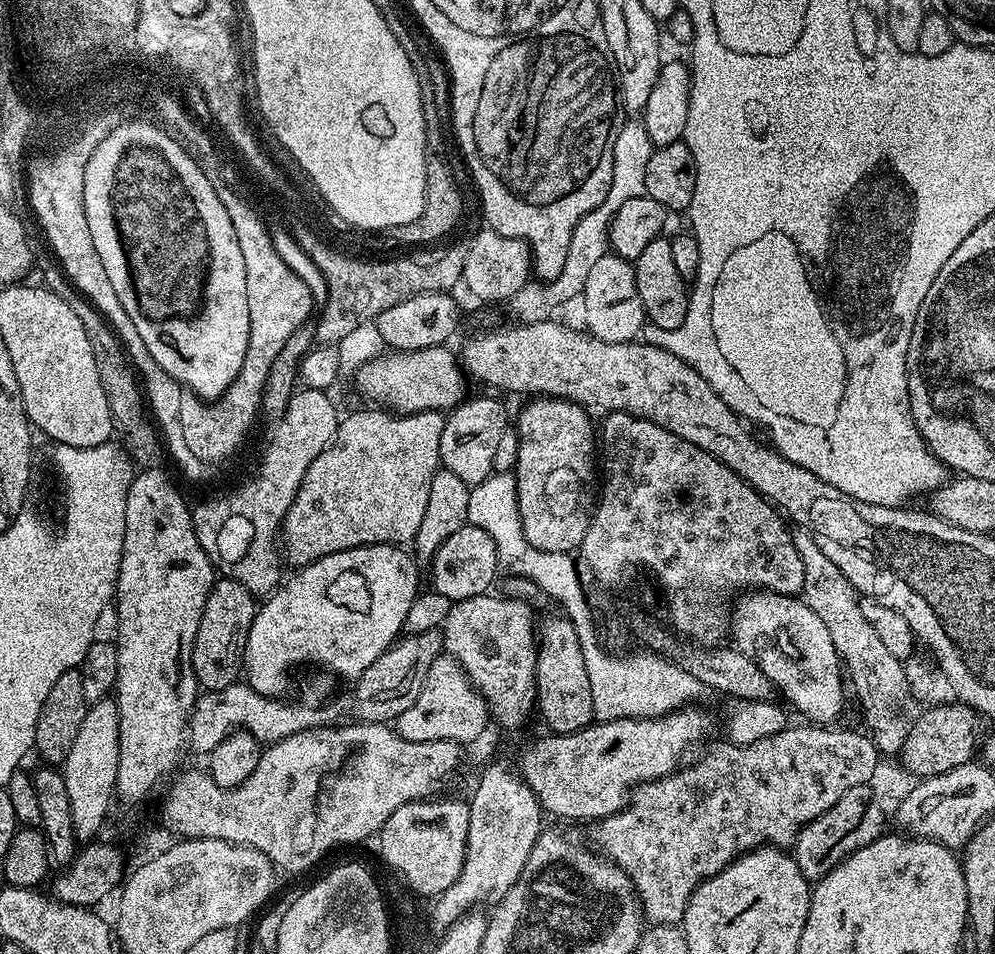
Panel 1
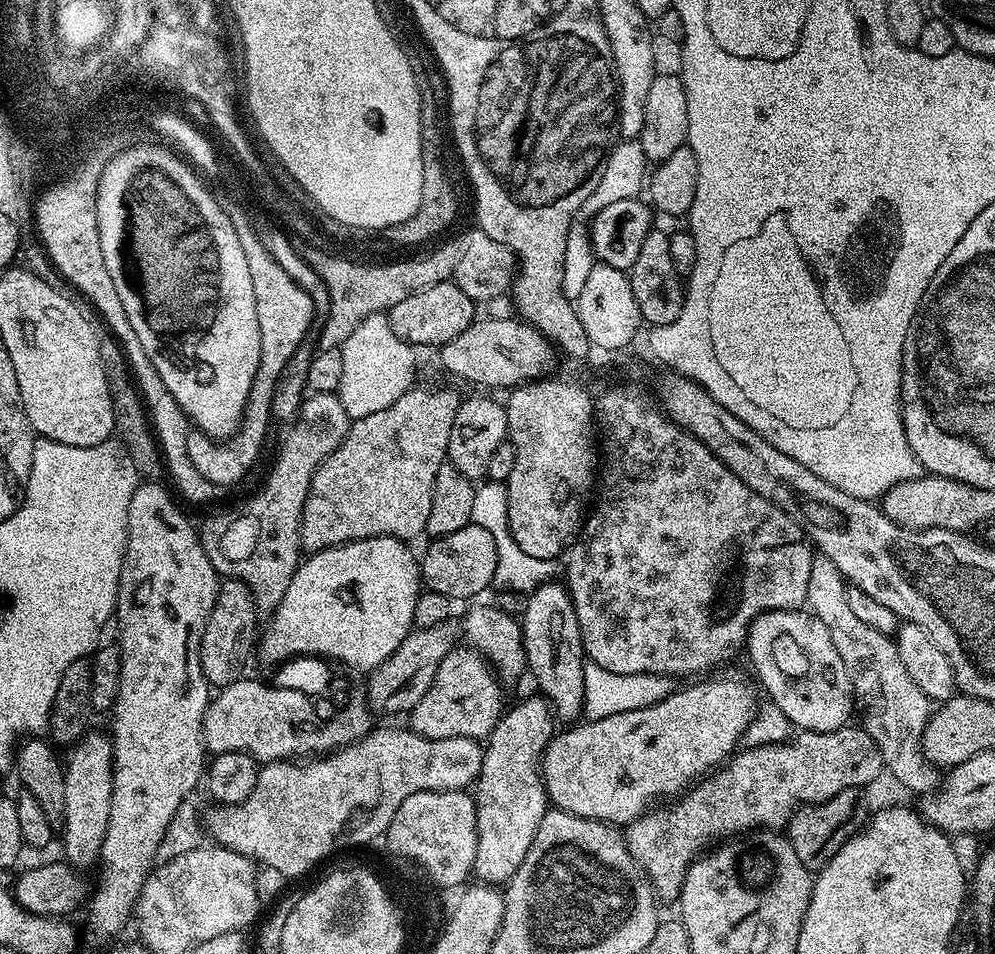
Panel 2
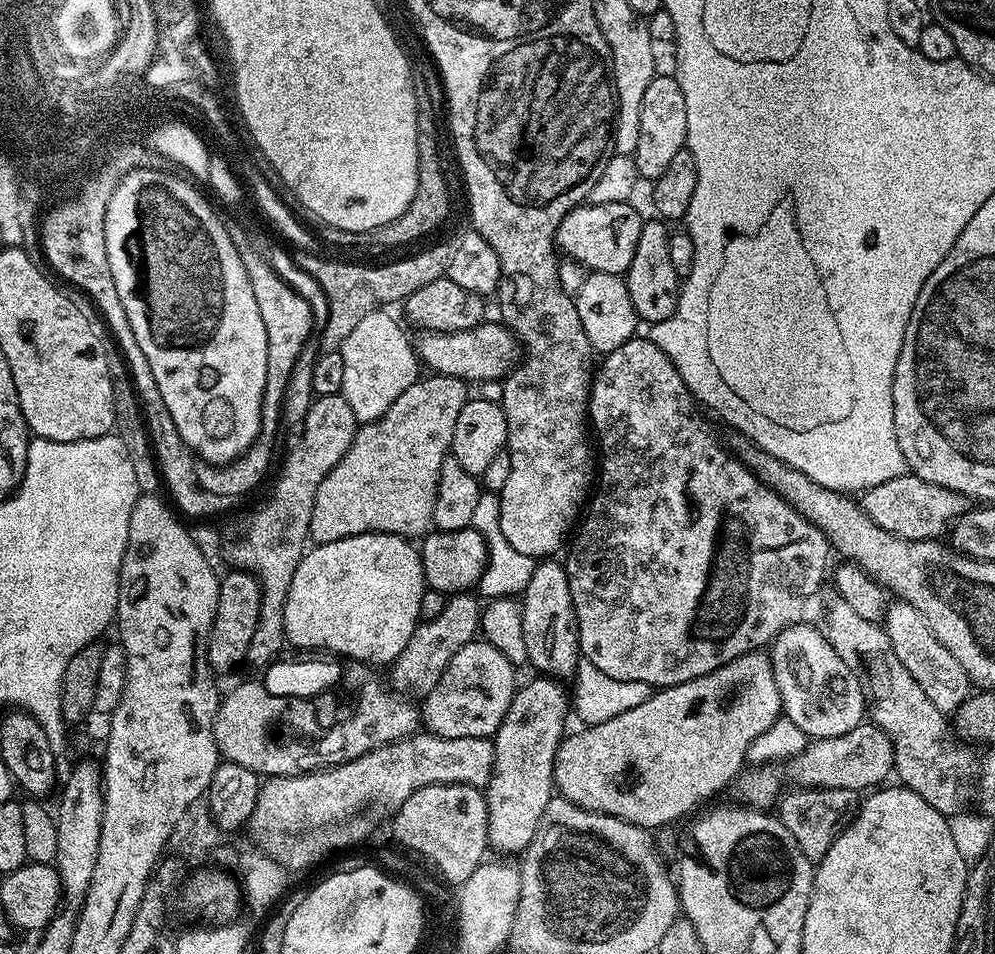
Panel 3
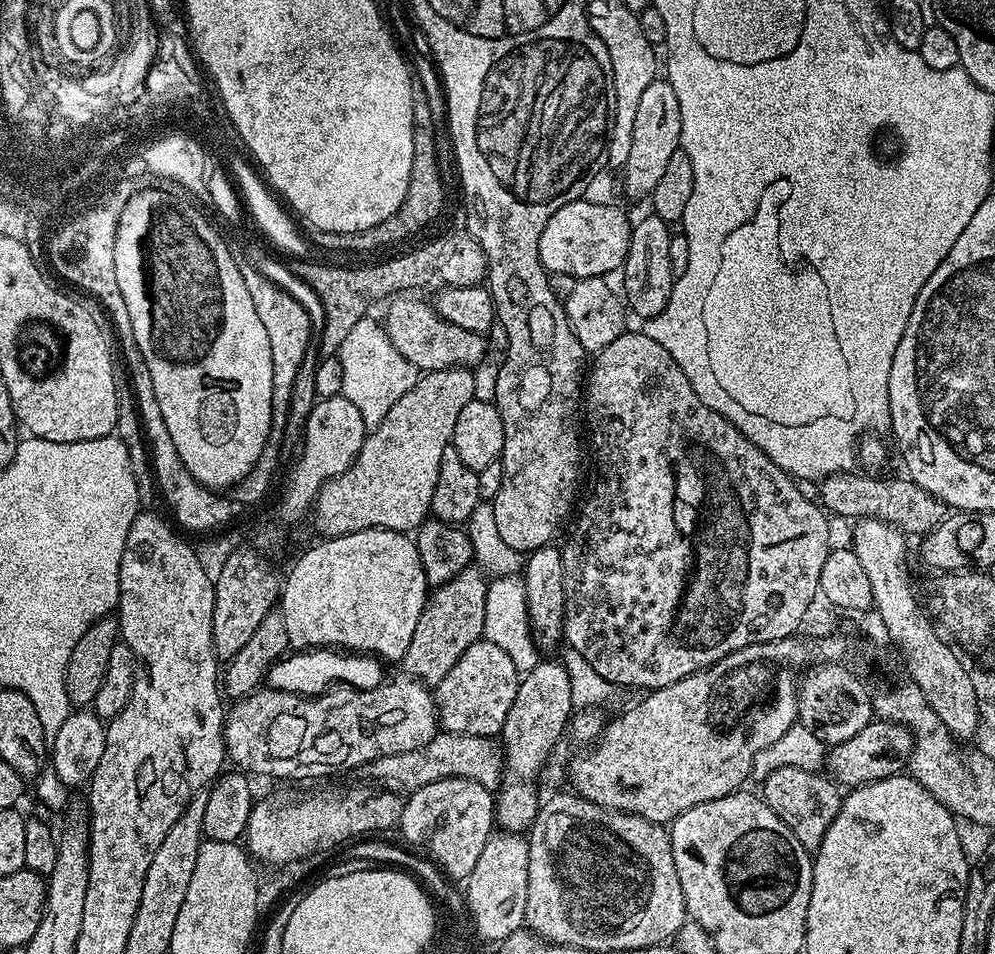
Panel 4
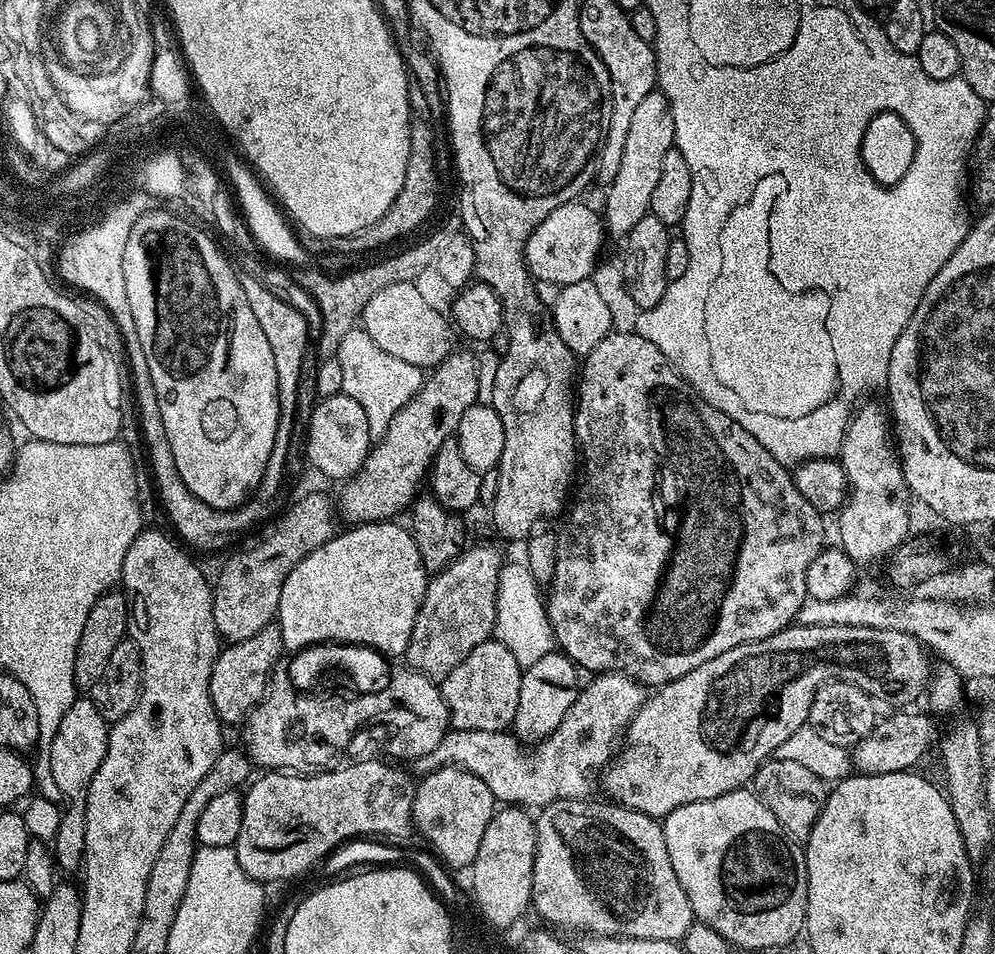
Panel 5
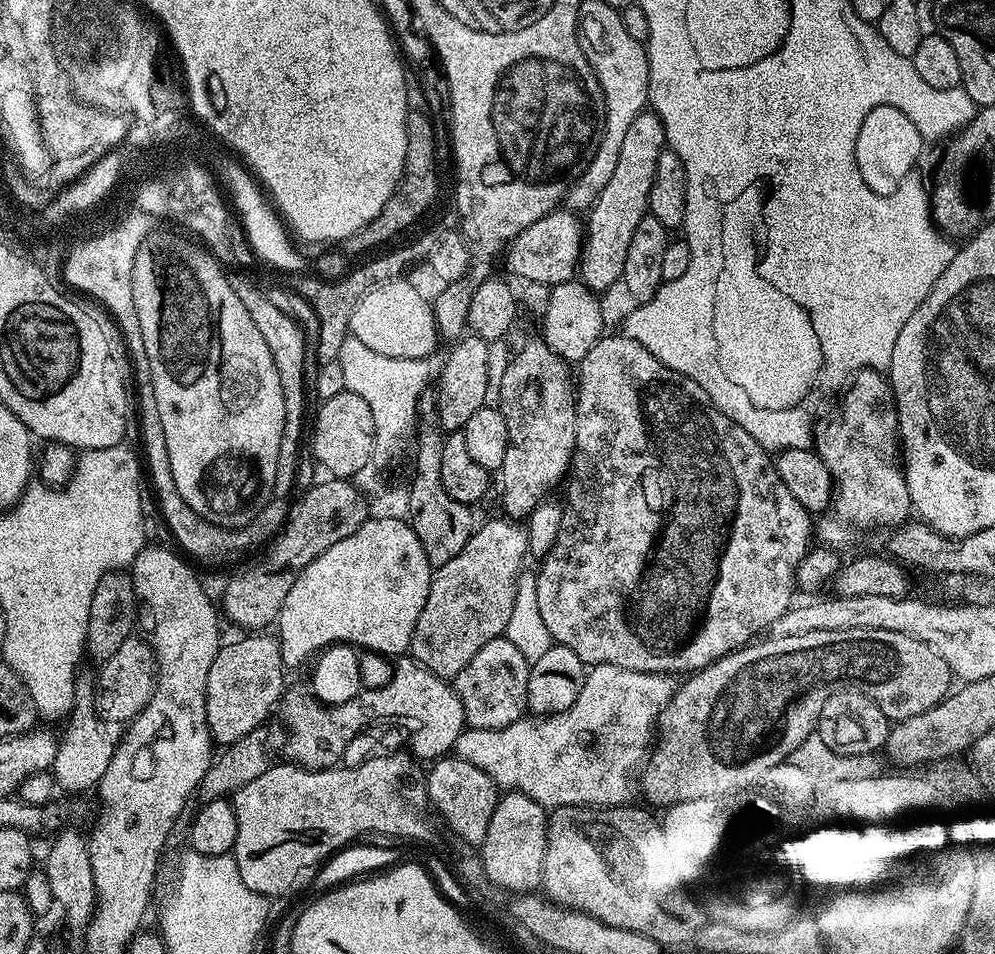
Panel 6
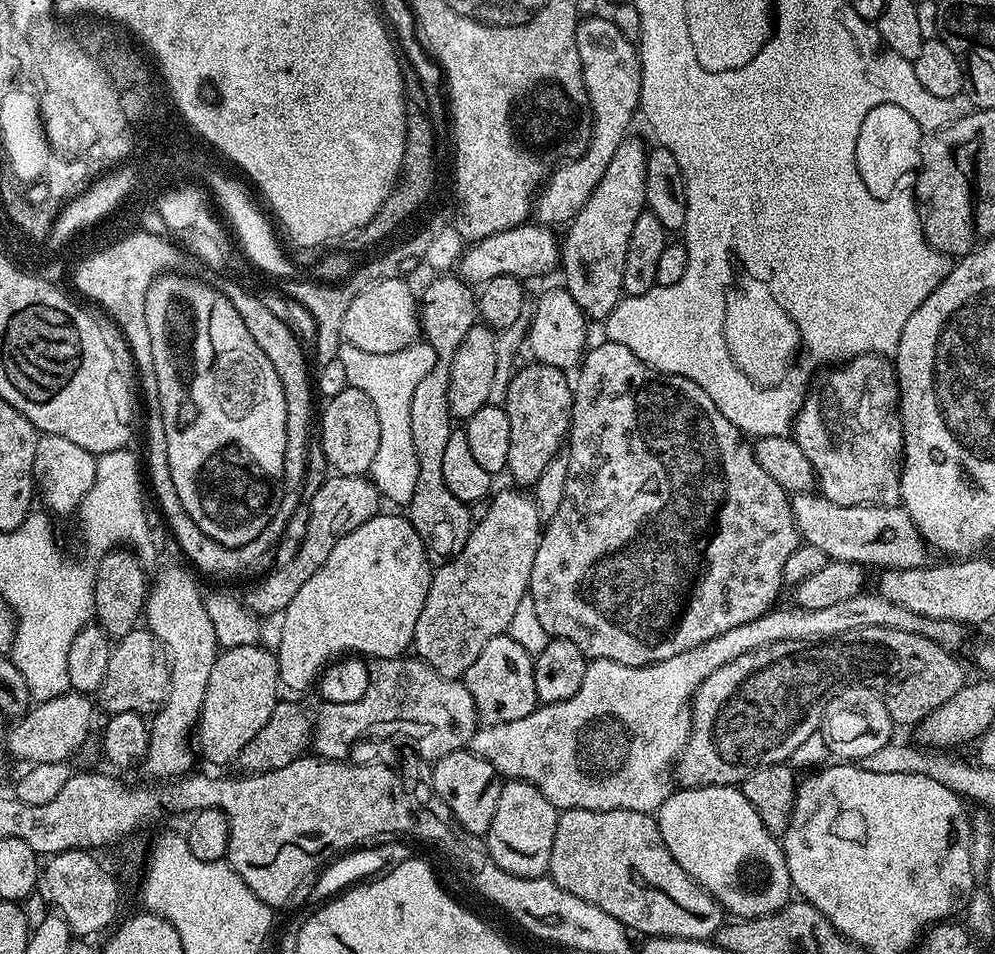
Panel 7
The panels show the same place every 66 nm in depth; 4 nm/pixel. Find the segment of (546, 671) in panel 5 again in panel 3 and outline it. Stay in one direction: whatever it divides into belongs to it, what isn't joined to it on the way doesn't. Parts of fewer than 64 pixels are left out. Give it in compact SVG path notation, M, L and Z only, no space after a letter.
M543 674L535 677L537 680L532 680L529 684L521 683L516 689L514 698L510 702L510 710L506 714L506 718L502 718L502 726L498 726L495 737L492 740L494 746L494 766L492 767L492 777L488 783L486 789L486 799L488 801L488 842L493 849L497 848L497 853L500 854L512 854L508 852L516 852L516 854L523 853L524 849L530 846L530 842L534 838L534 834L538 830L540 825L540 819L542 818L542 810L546 810L546 806L551 802L554 795L554 781L552 778L552 771L554 770L554 758L556 757L556 751L560 745L560 741L564 739L566 735L566 729L564 729L564 719L570 716L570 696L564 688L559 679L549 678Z

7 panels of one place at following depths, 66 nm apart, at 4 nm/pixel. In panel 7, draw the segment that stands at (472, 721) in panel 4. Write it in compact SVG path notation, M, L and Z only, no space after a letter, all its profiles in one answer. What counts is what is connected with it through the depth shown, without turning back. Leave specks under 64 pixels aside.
M507 634L486 642L482 654L474 658L470 670L462 677L466 690L470 690L470 698L474 698L477 717L484 724L518 722L518 718L526 718L526 714L538 707L533 659L533 653L522 650L522 646Z

